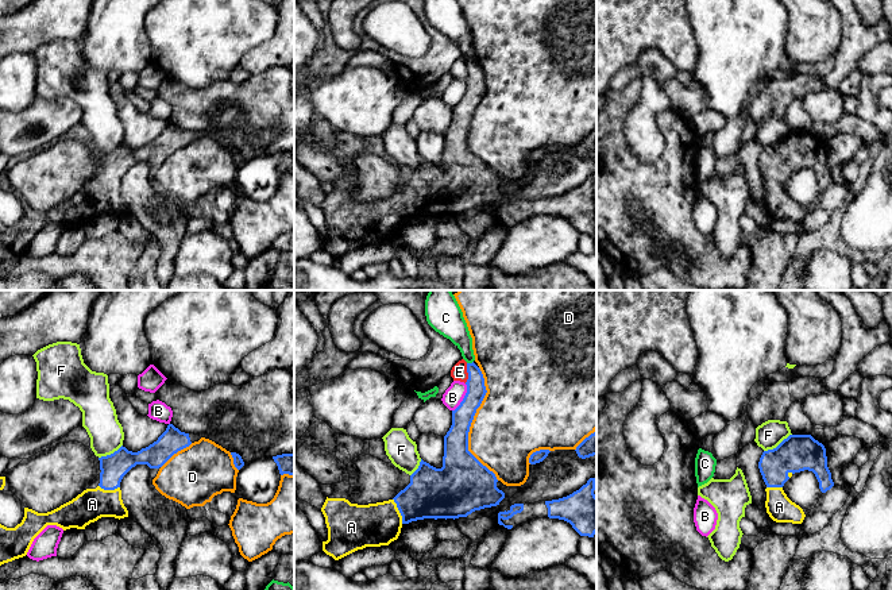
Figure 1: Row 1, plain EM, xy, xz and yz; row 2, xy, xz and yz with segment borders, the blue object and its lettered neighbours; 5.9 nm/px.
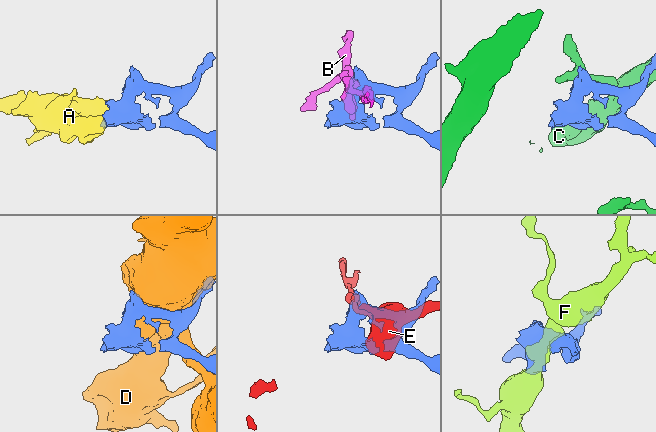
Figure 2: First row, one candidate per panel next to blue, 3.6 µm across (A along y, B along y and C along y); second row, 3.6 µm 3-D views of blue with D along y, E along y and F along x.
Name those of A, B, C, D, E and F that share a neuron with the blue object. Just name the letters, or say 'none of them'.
A

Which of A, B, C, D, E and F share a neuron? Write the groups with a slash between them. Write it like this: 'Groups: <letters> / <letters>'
Groups: A / B / C / D / E / F

